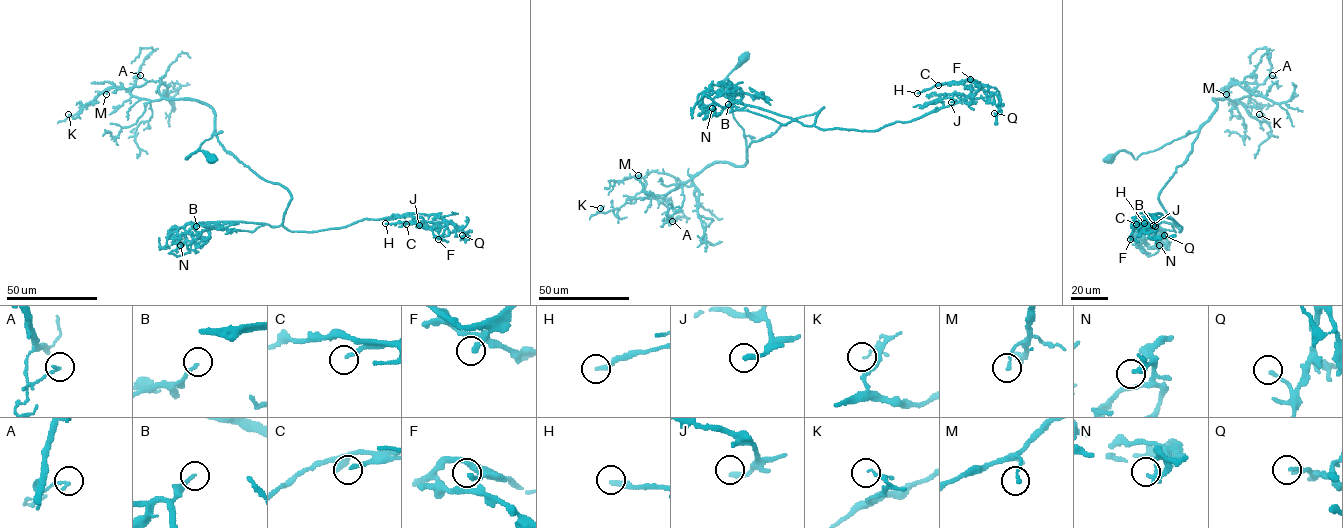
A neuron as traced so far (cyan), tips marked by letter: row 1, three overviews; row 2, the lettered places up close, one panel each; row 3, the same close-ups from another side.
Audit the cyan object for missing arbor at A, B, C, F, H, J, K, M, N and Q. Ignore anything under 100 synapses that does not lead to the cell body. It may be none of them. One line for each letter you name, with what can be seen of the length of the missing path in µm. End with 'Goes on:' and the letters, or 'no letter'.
Goes on: no letter

